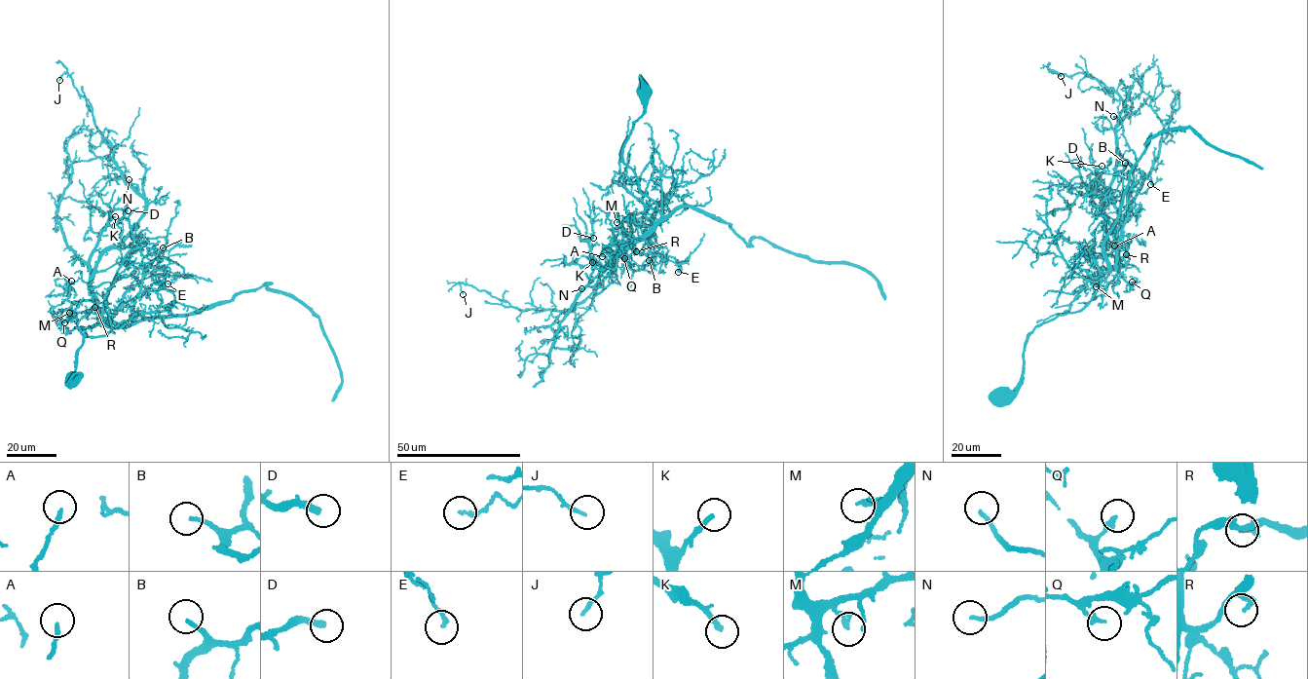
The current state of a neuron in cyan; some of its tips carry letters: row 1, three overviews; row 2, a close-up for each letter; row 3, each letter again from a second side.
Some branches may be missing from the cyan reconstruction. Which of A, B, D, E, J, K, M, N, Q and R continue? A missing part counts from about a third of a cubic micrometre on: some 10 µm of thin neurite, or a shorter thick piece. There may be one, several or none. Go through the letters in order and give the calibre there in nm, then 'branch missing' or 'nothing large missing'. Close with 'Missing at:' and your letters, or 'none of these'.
A: 170 nm | nothing large missing
B: 170 nm | branch missing
D: 280 nm | branch missing
E: 150 nm | nothing large missing
J: 140 nm | nothing large missing
K: 200 nm | branch missing
M: 170 nm | nothing large missing
N: 150 nm | branch missing
Q: 200 nm | nothing large missing
R: 240 nm | nothing large missing
Missing at: B, D, K, N

